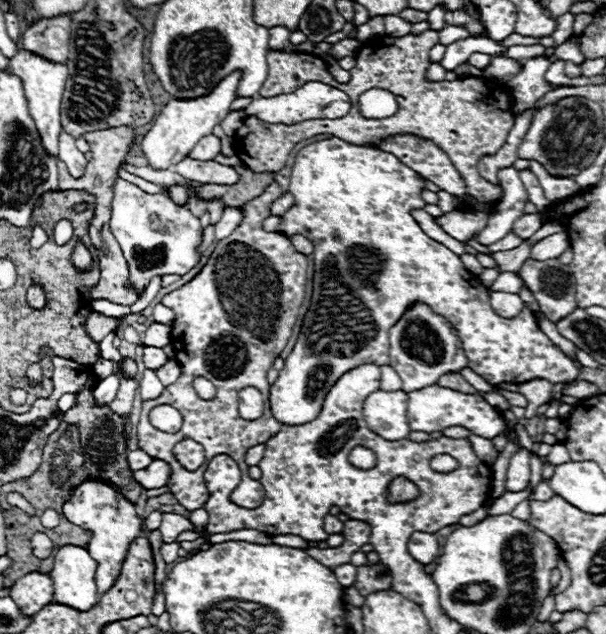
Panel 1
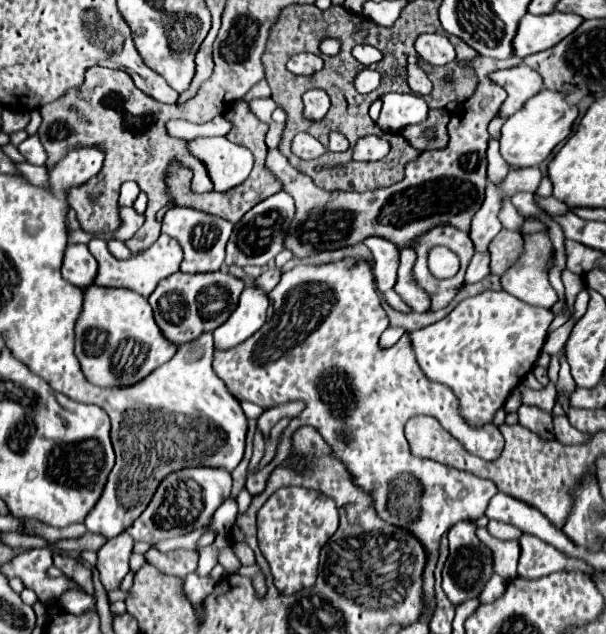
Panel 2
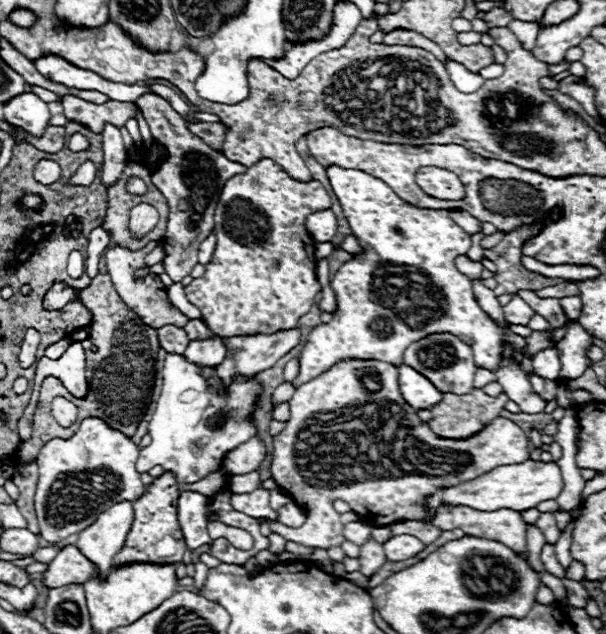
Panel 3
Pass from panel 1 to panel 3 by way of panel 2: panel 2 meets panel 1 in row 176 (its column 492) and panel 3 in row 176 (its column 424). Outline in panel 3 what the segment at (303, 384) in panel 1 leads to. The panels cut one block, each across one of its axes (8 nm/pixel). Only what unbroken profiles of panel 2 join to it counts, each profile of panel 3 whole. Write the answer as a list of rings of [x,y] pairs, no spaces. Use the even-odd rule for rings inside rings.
[[[328,166],[326,176],[332,184],[332,190],[336,192],[336,198],[342,206],[342,212],[352,228],[352,234],[358,238],[362,246],[362,254],[352,256],[342,268],[334,274],[330,286],[336,292],[336,312],[334,318],[328,324],[318,324],[310,330],[304,348],[300,352],[300,372],[292,380],[294,386],[302,386],[314,378],[318,378],[322,372],[330,370],[336,362],[342,360],[382,360],[394,366],[402,364],[404,350],[430,334],[454,334],[468,346],[472,346],[474,362],[478,368],[486,370],[498,370],[502,364],[502,350],[504,344],[514,346],[514,360],[520,364],[524,360],[522,348],[526,346],[530,352],[530,358],[534,358],[540,350],[556,346],[552,340],[552,332],[532,332],[528,338],[522,338],[514,334],[510,328],[502,330],[476,302],[472,294],[472,282],[468,276],[458,272],[454,258],[460,254],[466,254],[470,248],[470,234],[466,234],[452,218],[450,210],[430,210],[430,208],[418,208],[408,202],[404,202],[386,182],[380,178],[366,174],[362,170],[354,168],[340,168],[340,166]]]

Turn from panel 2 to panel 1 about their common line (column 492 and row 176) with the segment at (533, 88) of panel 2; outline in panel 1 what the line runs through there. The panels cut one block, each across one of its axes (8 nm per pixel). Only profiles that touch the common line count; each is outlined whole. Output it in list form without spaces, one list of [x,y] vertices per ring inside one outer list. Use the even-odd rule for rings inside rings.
[[[60,132],[58,160],[62,160],[68,166],[68,172],[74,178],[80,178],[80,174],[84,174],[84,168],[86,168],[86,162],[88,162],[84,158],[84,154],[76,148],[76,140],[70,134],[66,134],[66,132]]]

